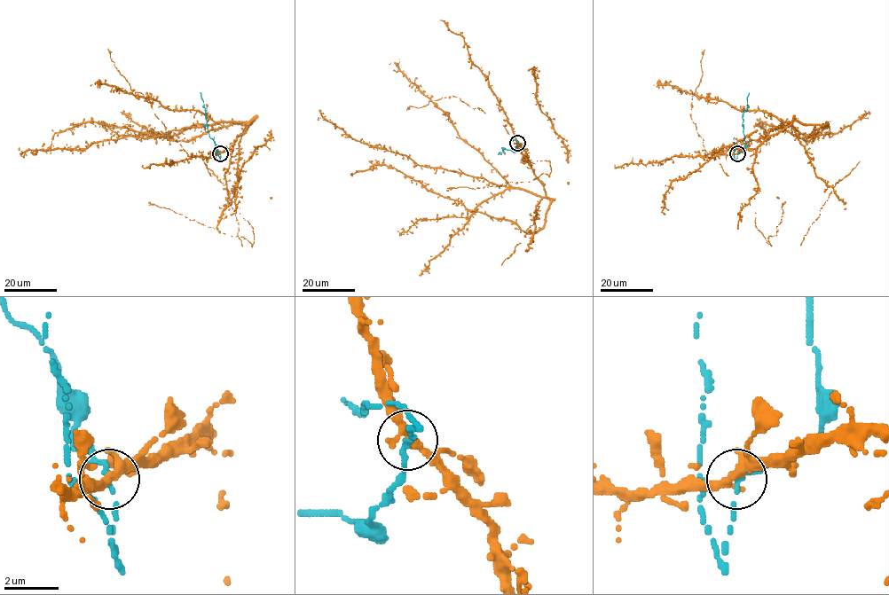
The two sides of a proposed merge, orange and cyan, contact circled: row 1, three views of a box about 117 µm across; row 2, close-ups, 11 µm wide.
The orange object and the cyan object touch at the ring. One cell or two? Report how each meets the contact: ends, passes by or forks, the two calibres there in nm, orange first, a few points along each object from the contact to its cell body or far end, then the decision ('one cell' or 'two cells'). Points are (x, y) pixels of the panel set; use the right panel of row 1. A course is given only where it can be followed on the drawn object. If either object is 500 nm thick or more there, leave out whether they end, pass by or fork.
orange forks | cyan passes by | 280/170 nm | orange via (736, 153), (758, 147), (795, 121), (828, 123), (805, 141), (782, 128), (759, 122), (769, 144) | cyan via (737, 153), (745, 149), (742, 113), (747, 106), (749, 93) | one cell

